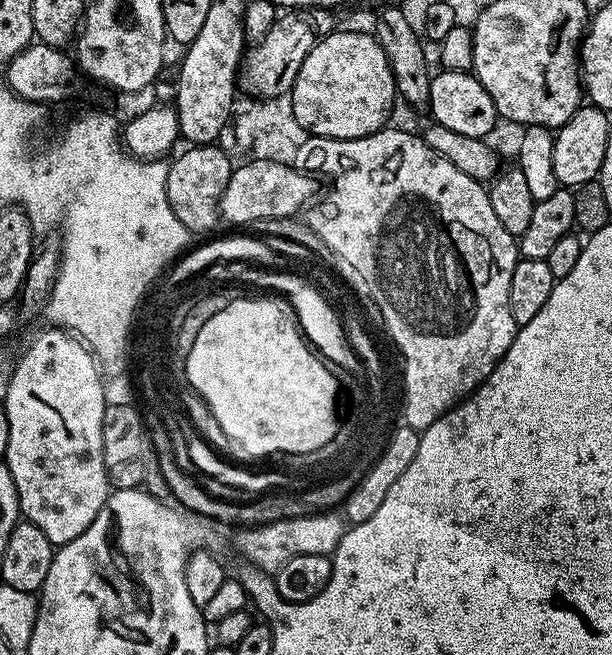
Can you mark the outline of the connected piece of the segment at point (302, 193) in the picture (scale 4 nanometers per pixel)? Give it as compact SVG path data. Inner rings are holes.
M249 159L249 164L233 167L230 182L220 199L220 220L228 224L252 224L255 220L272 220L275 216L292 216L300 207L313 203L315 175L300 171L291 164Z

